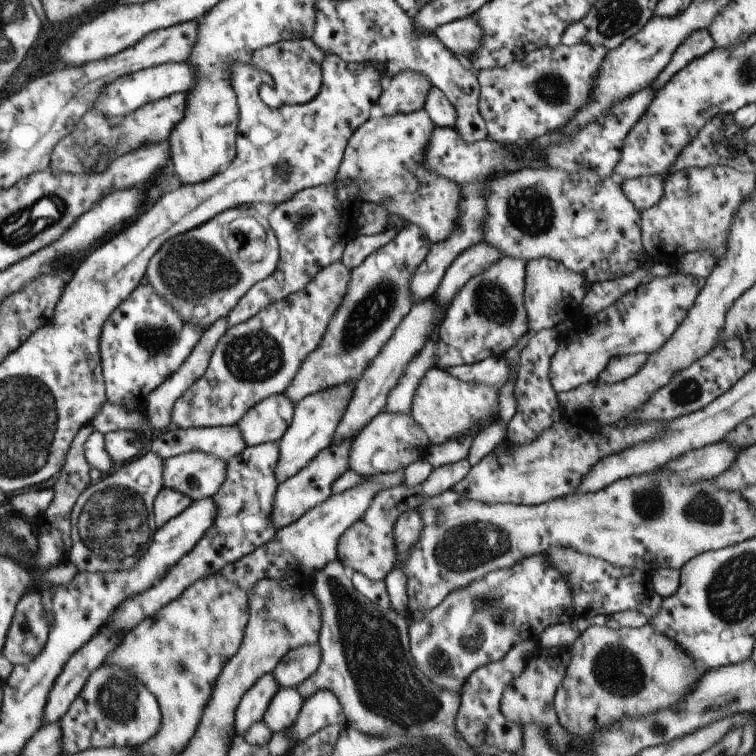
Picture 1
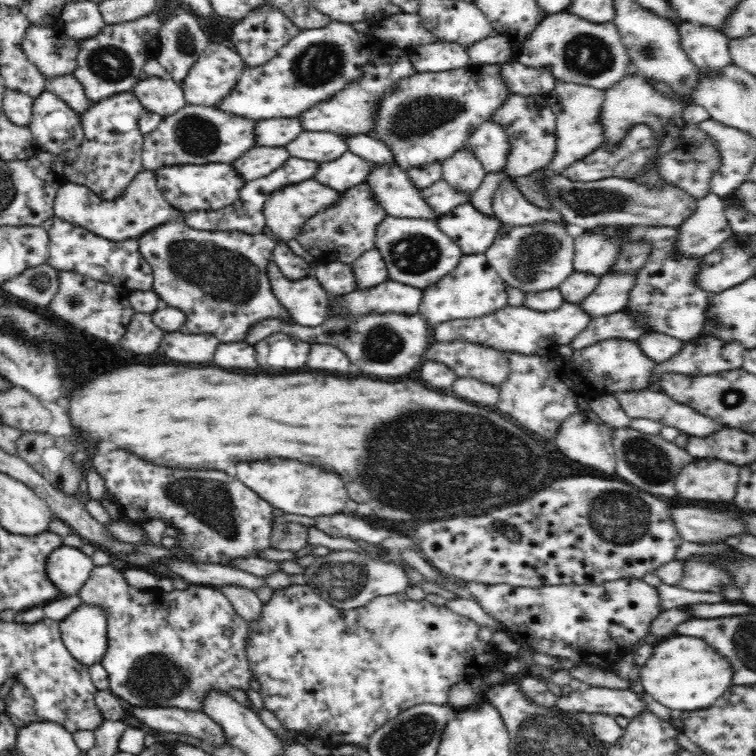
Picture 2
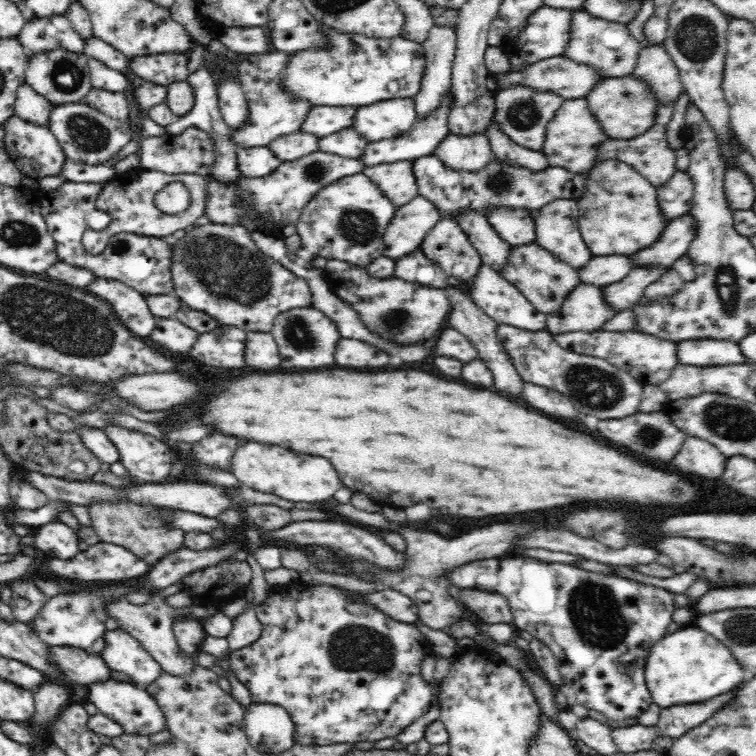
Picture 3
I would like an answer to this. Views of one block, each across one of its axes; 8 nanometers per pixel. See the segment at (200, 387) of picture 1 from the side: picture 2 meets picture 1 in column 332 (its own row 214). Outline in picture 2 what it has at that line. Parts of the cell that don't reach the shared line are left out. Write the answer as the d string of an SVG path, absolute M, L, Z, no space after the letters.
M314 179L288 185L276 190L272 196L268 196L263 212L265 223L274 237L280 237L280 239L284 239L284 242L288 242L293 238L297 238L302 225L308 218L325 208L334 206L340 198L342 198L342 193L338 192L338 190L324 186Z

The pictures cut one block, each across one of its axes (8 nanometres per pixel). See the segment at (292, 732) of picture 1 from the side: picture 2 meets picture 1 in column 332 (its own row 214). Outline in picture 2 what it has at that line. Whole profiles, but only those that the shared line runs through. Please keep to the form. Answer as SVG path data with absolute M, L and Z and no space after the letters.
M710 192L698 199L696 212L677 227L673 254L701 258L719 248L734 232L725 215L726 202Z

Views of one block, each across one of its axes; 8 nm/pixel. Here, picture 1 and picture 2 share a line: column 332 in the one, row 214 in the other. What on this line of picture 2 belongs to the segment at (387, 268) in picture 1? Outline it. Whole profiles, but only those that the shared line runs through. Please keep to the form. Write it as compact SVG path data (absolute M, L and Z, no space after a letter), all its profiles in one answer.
M364 182L345 190L342 198L334 206L308 218L302 225L297 240L304 249L316 257L318 264L342 262L344 265L352 266L364 252L375 248L376 227L386 215L386 211L372 199L372 190Z

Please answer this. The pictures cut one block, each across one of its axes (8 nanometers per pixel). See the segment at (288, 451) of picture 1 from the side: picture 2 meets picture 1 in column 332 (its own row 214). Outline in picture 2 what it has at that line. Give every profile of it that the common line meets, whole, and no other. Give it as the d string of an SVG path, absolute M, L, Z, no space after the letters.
M374 164L372 176L368 176L365 183L372 190L372 199L386 211L388 216L433 221L441 217L428 207L422 196L422 189L416 188L407 172L398 166Z

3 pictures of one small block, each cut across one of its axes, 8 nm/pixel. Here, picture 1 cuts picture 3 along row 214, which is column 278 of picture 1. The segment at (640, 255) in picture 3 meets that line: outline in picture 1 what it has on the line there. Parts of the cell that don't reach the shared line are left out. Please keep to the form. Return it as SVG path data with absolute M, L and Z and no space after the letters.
M268 673L246 691L235 712L236 734L243 736L250 726L263 720L270 701L279 690L274 673Z

